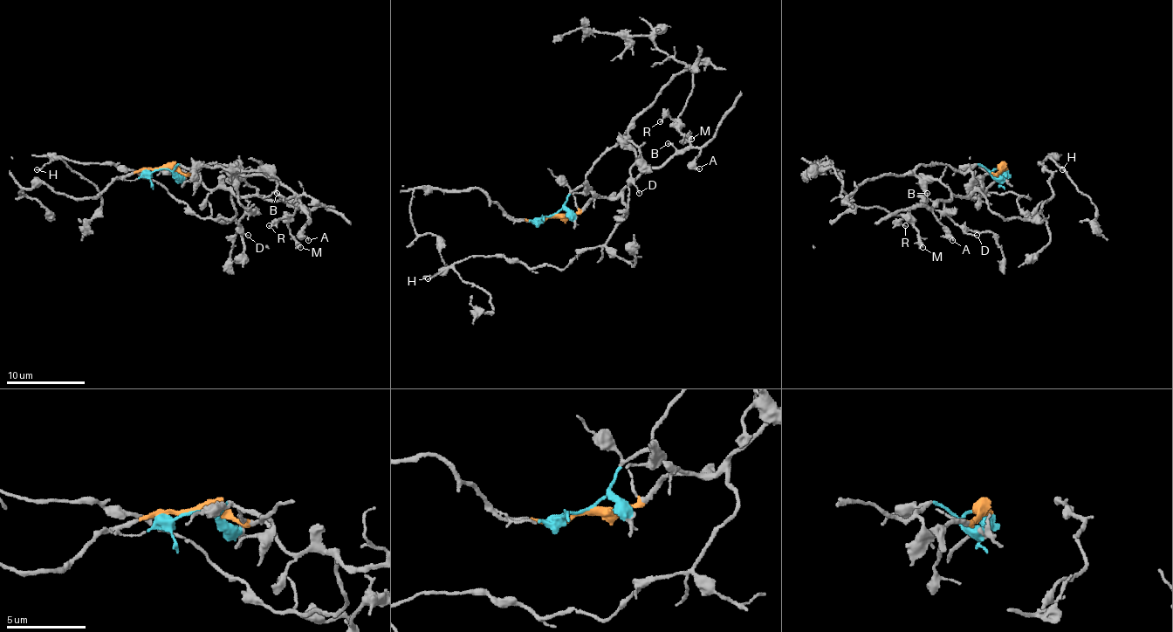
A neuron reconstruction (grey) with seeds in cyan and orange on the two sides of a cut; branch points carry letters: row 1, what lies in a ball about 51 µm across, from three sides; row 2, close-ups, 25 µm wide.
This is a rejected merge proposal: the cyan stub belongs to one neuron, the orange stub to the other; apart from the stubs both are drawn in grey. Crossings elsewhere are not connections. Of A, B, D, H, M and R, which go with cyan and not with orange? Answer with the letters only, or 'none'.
D, M, R

